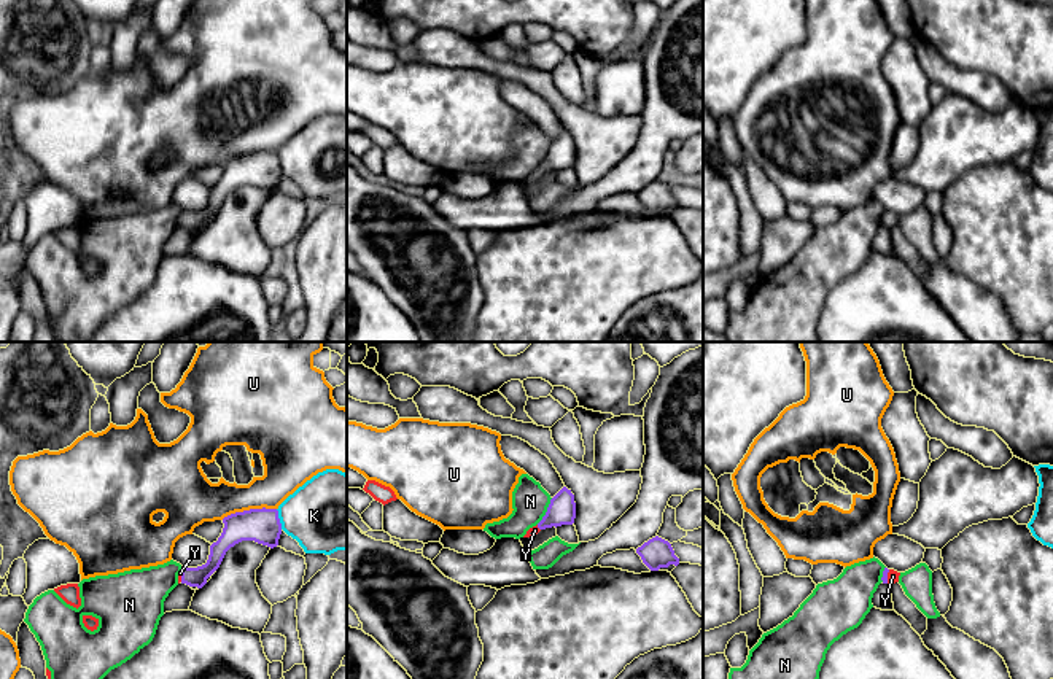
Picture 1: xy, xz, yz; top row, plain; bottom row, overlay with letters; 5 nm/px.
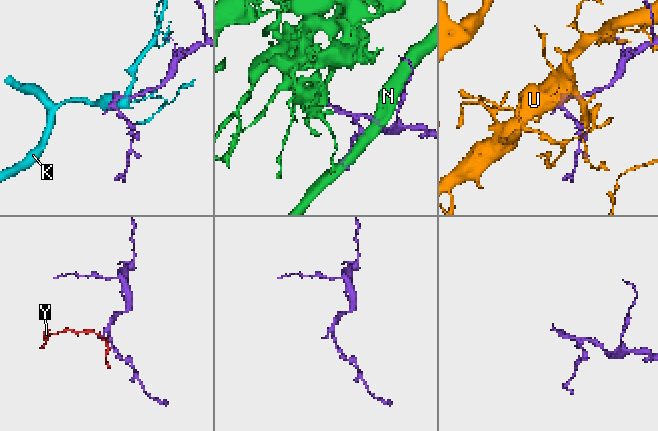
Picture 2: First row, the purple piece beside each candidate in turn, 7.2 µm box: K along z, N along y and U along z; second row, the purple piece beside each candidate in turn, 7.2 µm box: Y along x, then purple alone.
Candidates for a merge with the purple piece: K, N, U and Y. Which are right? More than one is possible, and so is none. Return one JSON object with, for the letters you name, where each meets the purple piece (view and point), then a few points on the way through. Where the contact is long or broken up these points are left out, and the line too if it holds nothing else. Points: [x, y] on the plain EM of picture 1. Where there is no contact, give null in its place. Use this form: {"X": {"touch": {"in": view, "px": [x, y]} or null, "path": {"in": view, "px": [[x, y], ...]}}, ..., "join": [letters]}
{"Y": {"touch": {"in": "yz", "px": [886, 220]}, "path": {"in": "yz", "px": [[885, 217], [886, 220], [893, 220]]}}, "join": ["Y"]}

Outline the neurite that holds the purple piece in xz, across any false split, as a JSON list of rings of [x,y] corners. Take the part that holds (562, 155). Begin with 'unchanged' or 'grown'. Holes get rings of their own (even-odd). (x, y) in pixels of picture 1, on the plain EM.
grown; [[[563,130],[552,143],[542,164],[530,172],[523,181],[533,181],[541,173],[573,169],[576,162],[576,146],[571,134]]]

